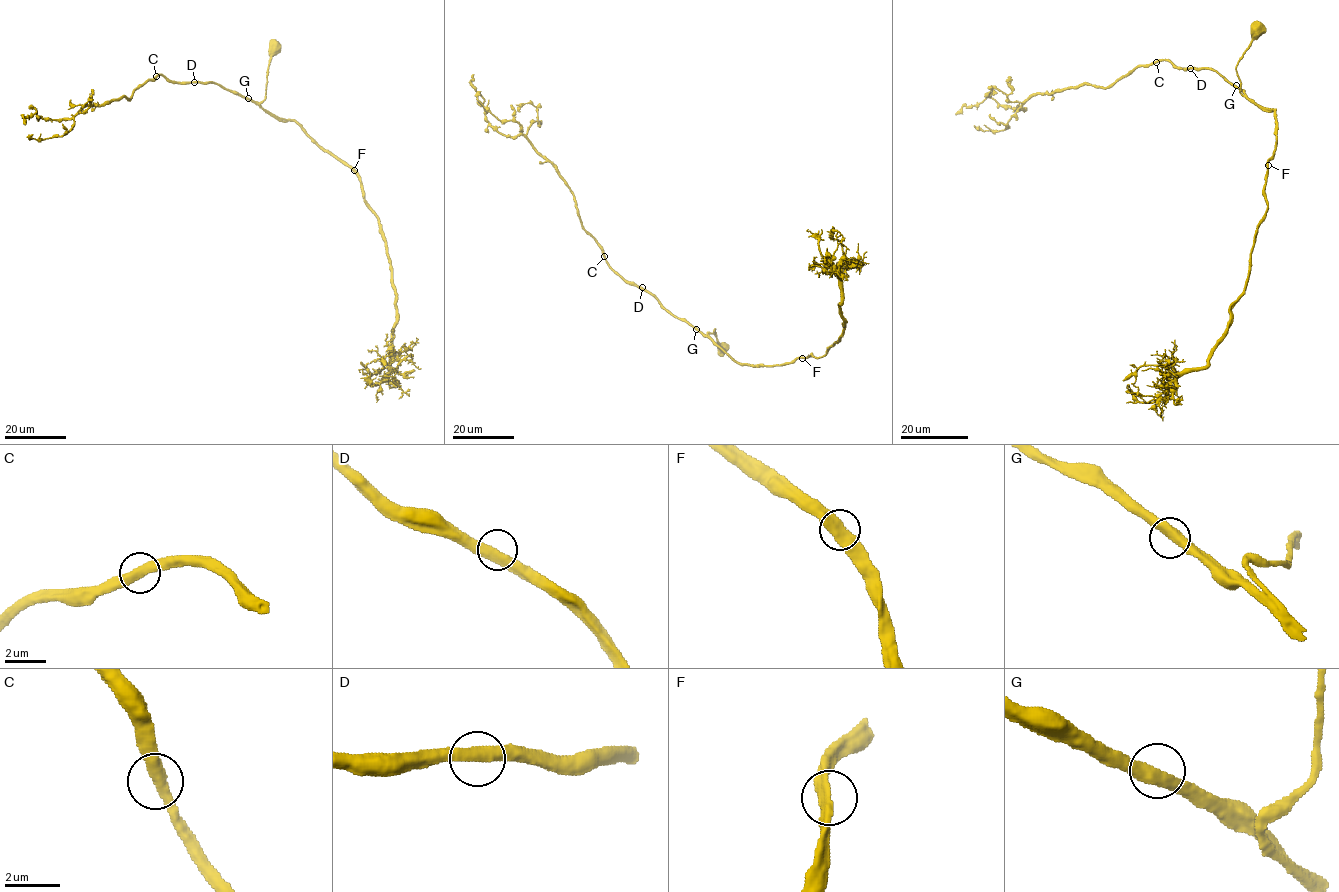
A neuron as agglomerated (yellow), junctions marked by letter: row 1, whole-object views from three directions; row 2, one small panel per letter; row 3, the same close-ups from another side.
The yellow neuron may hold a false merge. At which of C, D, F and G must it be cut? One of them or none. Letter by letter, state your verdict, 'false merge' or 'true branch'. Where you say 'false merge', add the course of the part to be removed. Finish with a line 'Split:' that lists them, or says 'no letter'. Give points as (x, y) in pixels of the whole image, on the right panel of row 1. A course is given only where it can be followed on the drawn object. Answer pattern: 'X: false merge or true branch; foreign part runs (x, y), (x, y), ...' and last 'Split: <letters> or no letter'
C: true branch
D: true branch
F: true branch
G: true branch
Split: no letter

